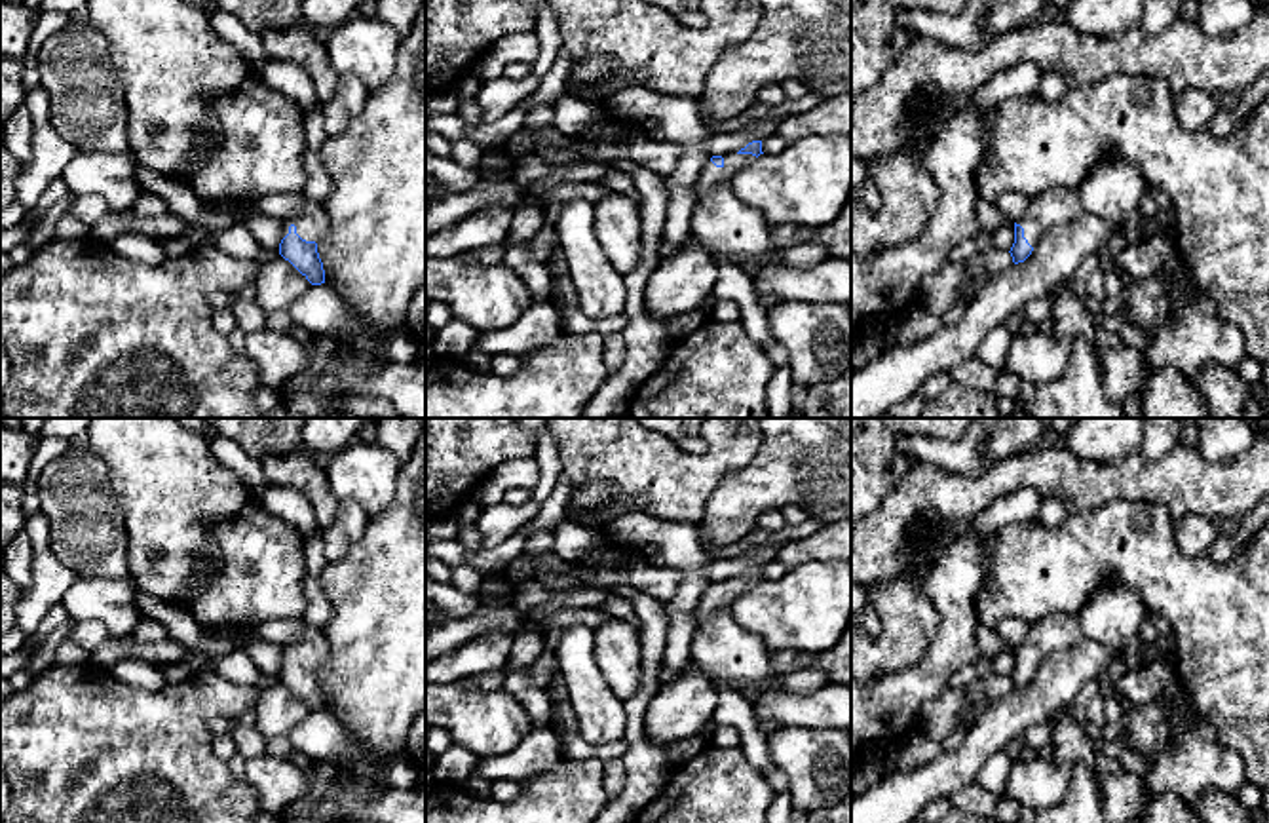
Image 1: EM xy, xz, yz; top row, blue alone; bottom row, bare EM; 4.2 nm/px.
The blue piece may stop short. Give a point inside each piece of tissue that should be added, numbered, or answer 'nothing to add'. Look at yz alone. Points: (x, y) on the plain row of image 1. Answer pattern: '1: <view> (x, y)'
1: yz (1055, 631)

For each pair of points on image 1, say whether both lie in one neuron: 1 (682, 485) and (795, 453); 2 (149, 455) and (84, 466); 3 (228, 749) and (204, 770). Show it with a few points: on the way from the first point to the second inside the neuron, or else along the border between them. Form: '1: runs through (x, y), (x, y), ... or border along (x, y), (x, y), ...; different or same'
1: border along (762, 440), (757, 453), (715, 487), (705, 508); different
2: border along (82, 438), (103, 462), (111, 493), (118, 504); different
3: border along (213, 736), (213, 751), (227, 763); different

